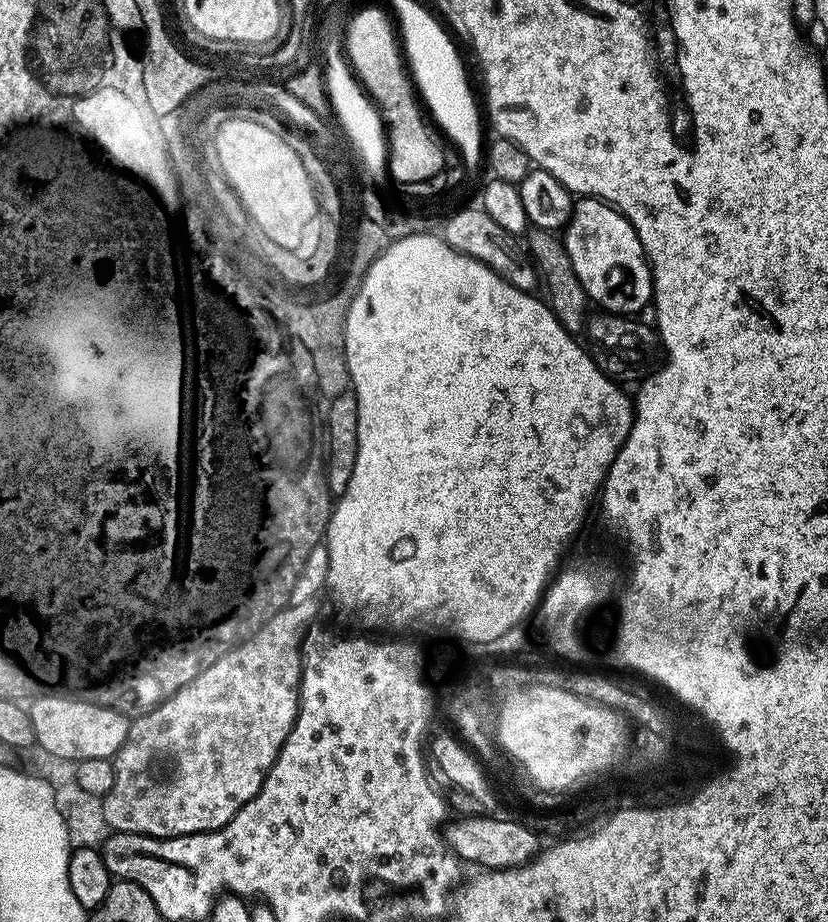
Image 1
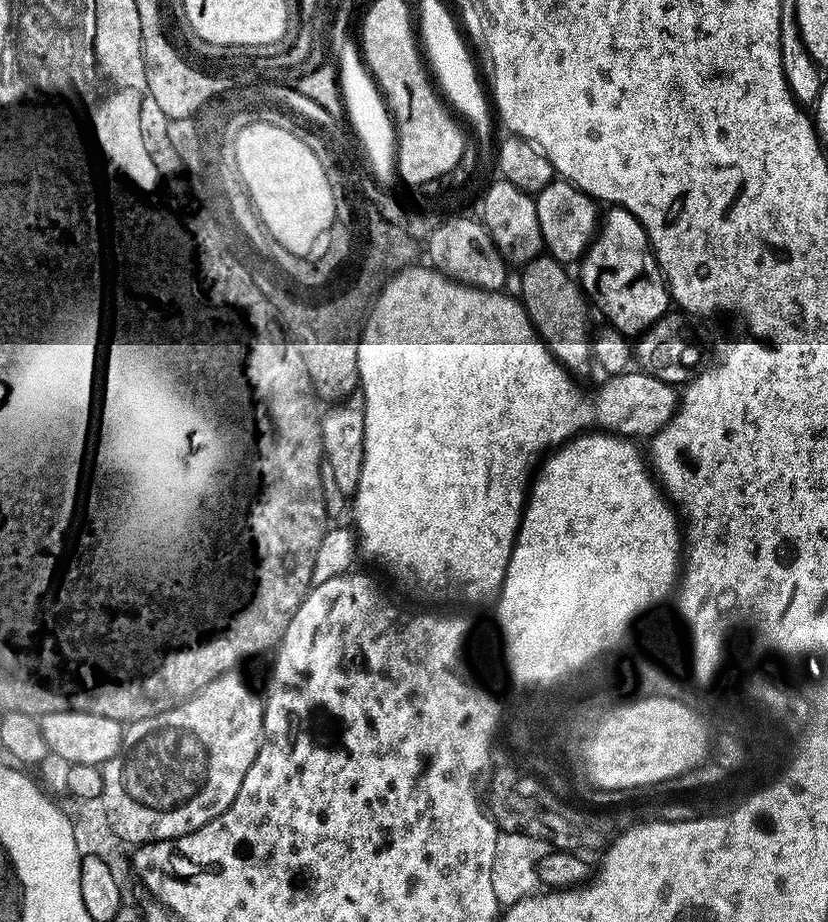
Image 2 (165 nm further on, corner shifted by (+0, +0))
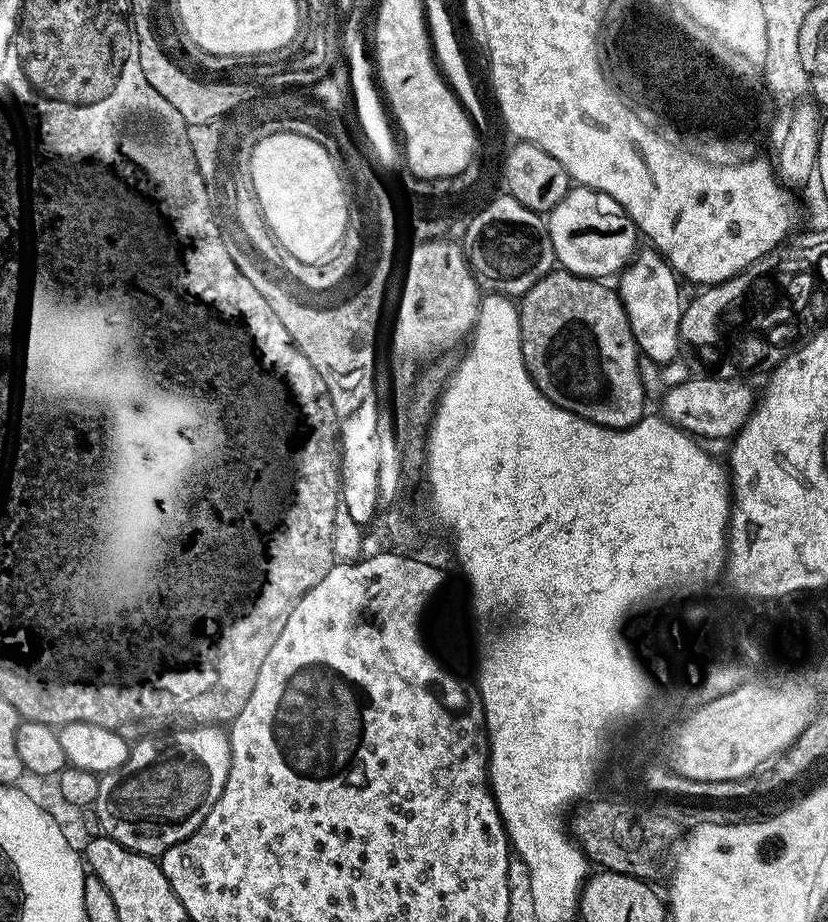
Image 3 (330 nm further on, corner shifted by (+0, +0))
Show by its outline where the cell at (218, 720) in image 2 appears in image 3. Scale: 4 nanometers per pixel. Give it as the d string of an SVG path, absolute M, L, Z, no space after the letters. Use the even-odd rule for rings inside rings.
M220 726L181 728L184 728L181 732L168 732L165 736L152 736L149 740L133 743L123 766L117 772L106 772L100 776L98 798L94 805L96 820L100 823L99 831L131 852L159 858L166 850L170 850L170 846L194 834L226 786L232 757L227 731Z

